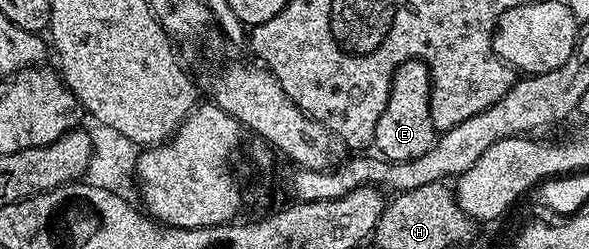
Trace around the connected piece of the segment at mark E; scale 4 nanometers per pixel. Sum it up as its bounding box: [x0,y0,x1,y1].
[373,60,439,162]

